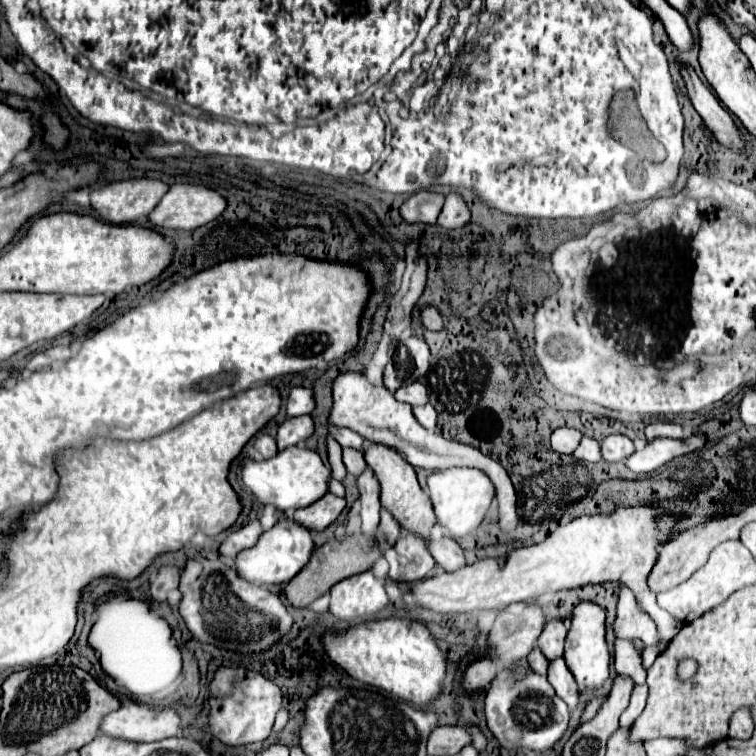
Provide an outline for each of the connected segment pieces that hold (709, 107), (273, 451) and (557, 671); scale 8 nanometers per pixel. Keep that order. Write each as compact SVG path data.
M679 63L679 73L685 81L685 87L687 87L687 93L689 93L693 107L703 117L705 125L713 131L713 135L723 145L733 147L733 149L741 149L745 145L745 141L743 141L741 133L737 131L731 115L725 111L725 107L719 103L719 99L701 83L701 79L693 71L693 67L687 63Z
M261 433L261 435L255 437L255 449L257 449L265 459L277 455L277 451L279 451L275 439L273 439L271 435L265 435L265 433Z
M563 659L549 661L547 681L553 685L555 693L569 705L569 709L575 709L577 707L579 689L577 689L577 683L575 683L575 679L573 679L573 675L567 669L567 665L565 665Z

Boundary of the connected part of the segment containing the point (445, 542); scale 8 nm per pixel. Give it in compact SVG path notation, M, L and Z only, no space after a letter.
M441 537L441 539L429 539L429 551L437 565L441 565L445 571L455 571L461 565L465 565L463 549L459 543L451 537Z

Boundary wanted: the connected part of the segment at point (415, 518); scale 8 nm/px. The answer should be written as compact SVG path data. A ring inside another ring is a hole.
M371 445L365 451L365 461L367 465L375 471L379 485L381 485L381 505L391 511L391 515L399 521L399 525L407 531L413 531L425 539L429 539L431 529L435 525L435 515L429 497L421 491L417 483L415 469L393 449L383 447L383 445Z

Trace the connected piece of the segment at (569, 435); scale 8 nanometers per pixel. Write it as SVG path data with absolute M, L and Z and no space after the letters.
M559 427L553 431L551 435L551 447L553 451L557 453L565 453L565 455L571 455L577 445L581 443L581 437L583 433L579 429L573 429L573 427Z

